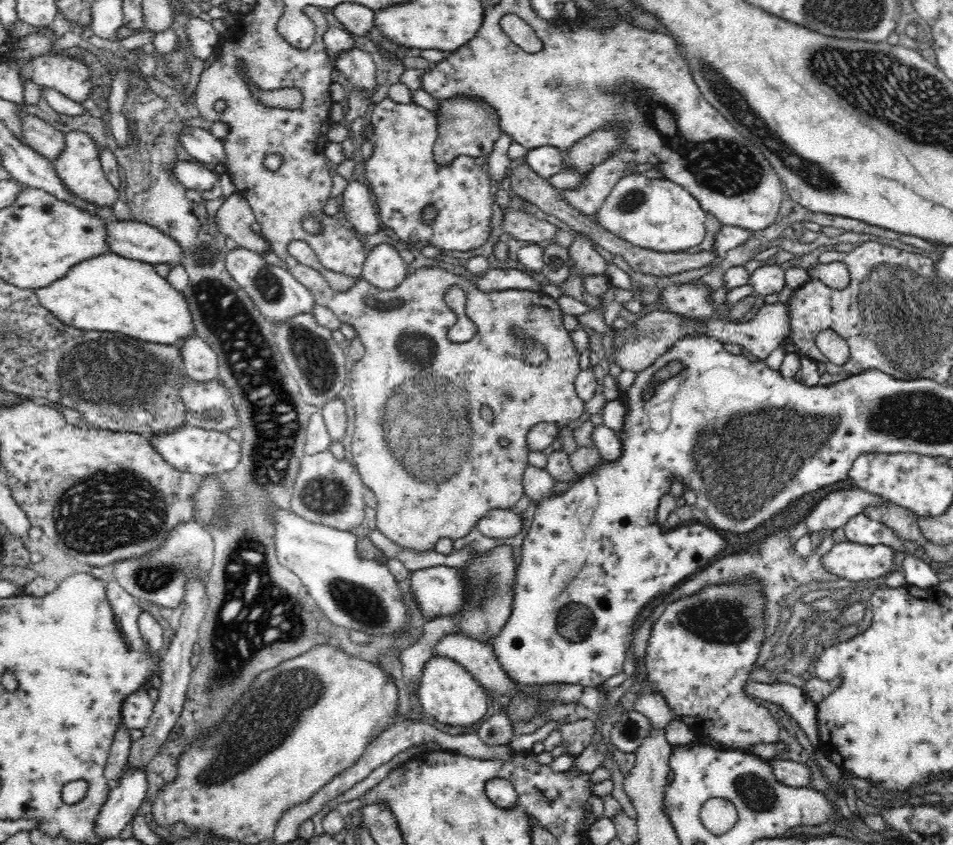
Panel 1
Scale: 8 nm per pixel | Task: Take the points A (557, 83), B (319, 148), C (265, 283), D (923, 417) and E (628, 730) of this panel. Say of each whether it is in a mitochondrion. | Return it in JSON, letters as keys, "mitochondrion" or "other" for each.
{"A":"mitochondrion","B":"other","C":"mitochondrion","D":"mitochondrion","E":"mitochondrion"}

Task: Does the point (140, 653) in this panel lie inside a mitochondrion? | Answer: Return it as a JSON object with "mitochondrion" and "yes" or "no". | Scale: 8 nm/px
{"mitochondrion":"no"}

